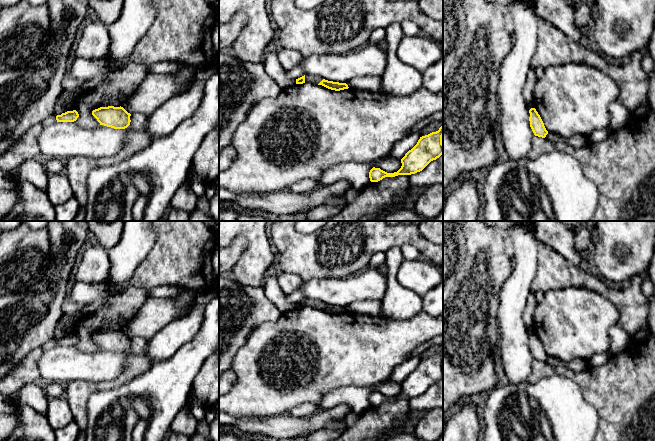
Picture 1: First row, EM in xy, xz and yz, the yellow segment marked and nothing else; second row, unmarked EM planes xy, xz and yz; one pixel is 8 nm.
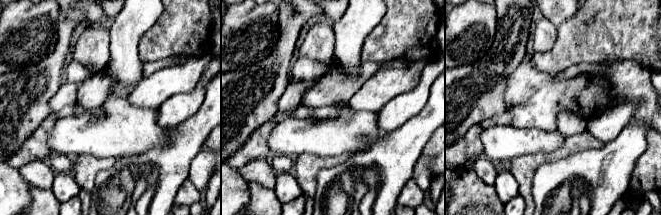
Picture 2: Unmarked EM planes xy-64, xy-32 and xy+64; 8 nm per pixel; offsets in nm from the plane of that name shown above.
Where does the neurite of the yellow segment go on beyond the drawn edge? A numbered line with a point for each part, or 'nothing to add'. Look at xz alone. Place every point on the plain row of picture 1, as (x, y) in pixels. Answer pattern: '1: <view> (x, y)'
nothing to add

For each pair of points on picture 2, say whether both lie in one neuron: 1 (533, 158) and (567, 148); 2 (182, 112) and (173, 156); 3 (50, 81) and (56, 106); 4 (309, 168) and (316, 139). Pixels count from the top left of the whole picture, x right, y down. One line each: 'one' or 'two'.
1: one
2: two
3: two
4: two

